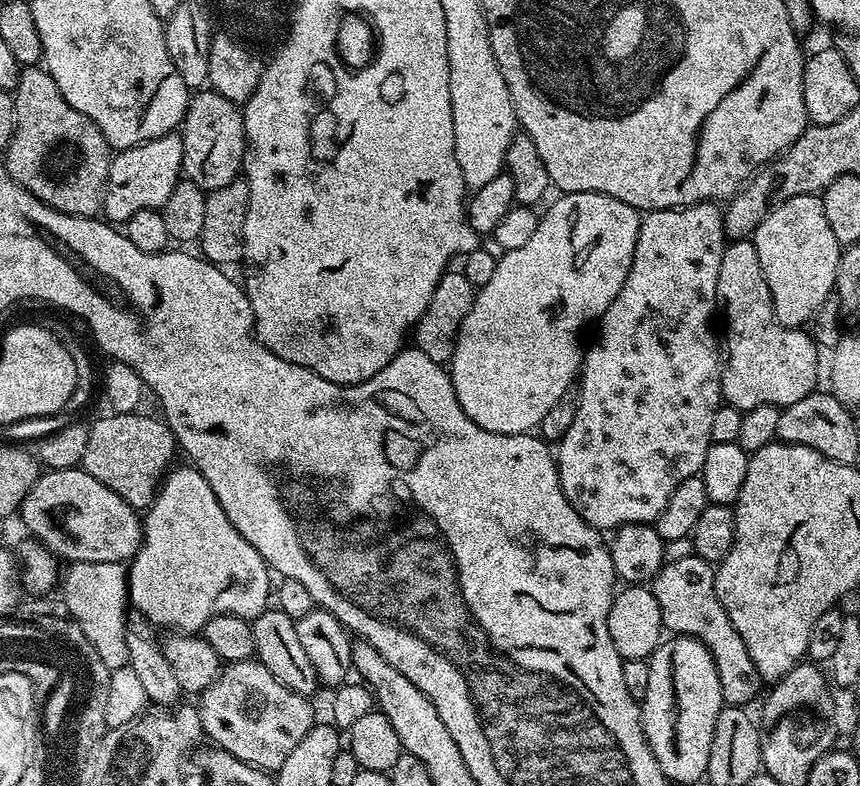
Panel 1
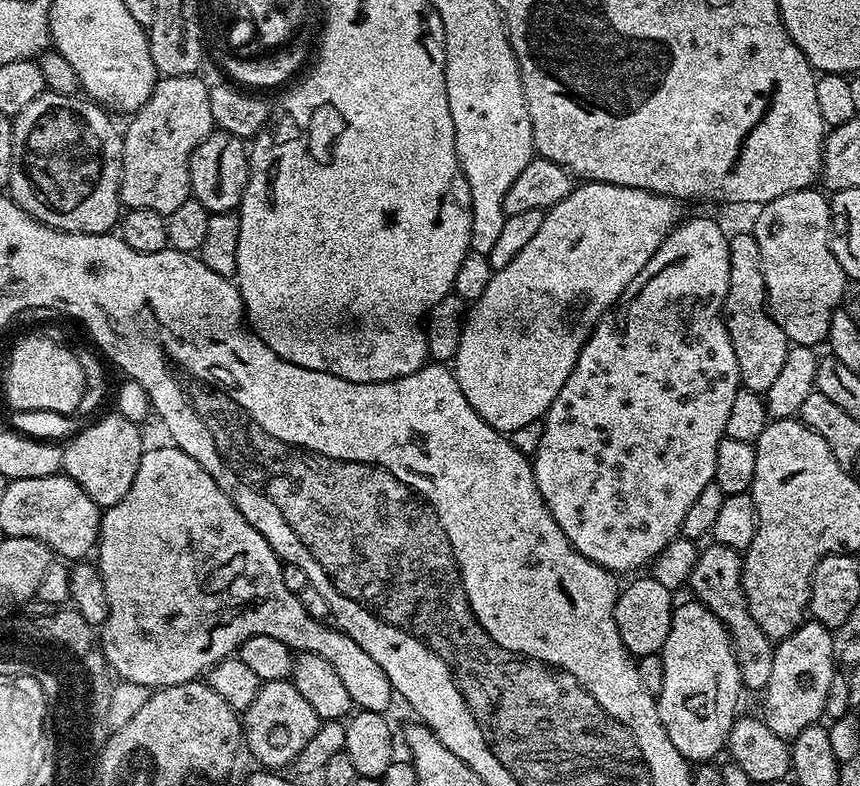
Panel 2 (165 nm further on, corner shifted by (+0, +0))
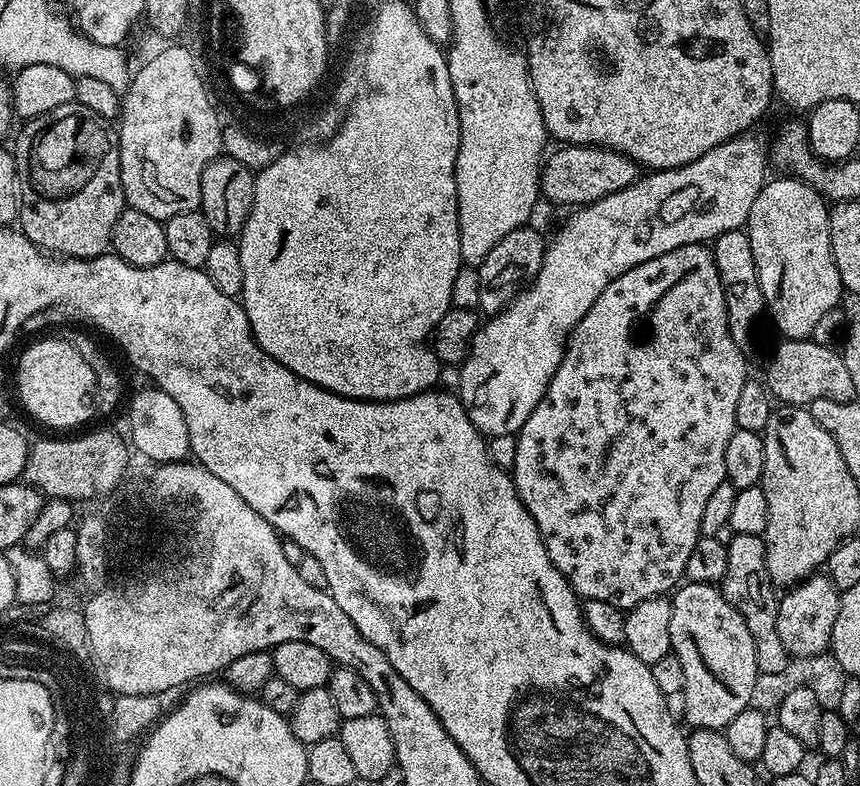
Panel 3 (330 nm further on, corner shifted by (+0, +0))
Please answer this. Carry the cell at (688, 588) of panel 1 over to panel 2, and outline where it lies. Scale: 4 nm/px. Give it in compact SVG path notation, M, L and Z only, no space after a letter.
M712 542L709 543L709 548L706 547L701 551L700 557L698 558L698 562L694 566L694 574L690 574L690 578L687 582L687 587L689 589L692 588L691 595L695 597L695 599L699 600L701 604L705 604L707 608L712 611L719 619L724 623L724 627L728 629L728 636L732 639L732 649L734 650L734 654L736 655L736 661L738 662L738 666L740 667L740 682L741 685L745 689L748 688L752 692L756 692L756 694L763 693L764 689L768 687L768 683L770 682L770 673L772 667L774 667L774 642L768 637L766 634L762 634L762 626L758 626L758 622L754 620L754 614L750 612L750 606L746 602L746 594L744 593L744 562L741 556L741 553L736 552L730 546L722 546L721 544Z

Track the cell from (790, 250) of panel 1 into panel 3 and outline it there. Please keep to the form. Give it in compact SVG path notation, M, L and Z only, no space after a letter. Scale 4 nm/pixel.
M775 178L769 179L767 183L765 183L764 189L758 194L758 198L754 198L754 206L750 206L746 231L750 238L750 250L754 250L756 273L758 274L760 289L764 295L764 307L770 320L772 316L773 326L781 332L779 334L781 337L789 340L806 340L813 335L818 322L821 321L826 314L838 308L840 296L842 297L842 285L840 282L840 275L838 274L838 266L836 265L836 259L832 253L832 247L830 246L830 226L828 225L830 208L824 197L821 196L819 192L815 192L813 188L811 188L809 184L805 184L804 181L795 178L780 179L784 180L775 180Z

